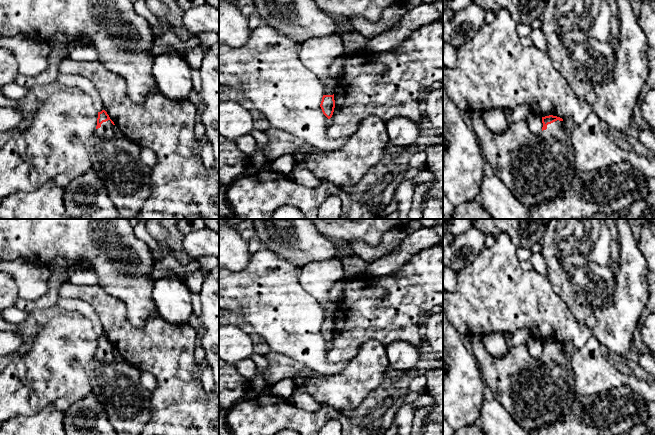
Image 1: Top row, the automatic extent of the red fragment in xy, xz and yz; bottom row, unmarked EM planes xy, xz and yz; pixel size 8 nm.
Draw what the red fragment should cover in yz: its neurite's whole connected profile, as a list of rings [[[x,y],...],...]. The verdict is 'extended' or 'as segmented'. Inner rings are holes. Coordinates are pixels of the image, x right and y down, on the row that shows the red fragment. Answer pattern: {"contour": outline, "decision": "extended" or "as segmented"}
{"contour": [[[468,112],[464,116],[476,134],[485,162],[527,208],[560,196],[578,175],[570,131],[562,118],[553,115],[542,117],[542,131],[535,135],[528,128],[526,119],[513,123],[504,134],[498,134],[488,128],[481,112]]], "decision": "extended"}

